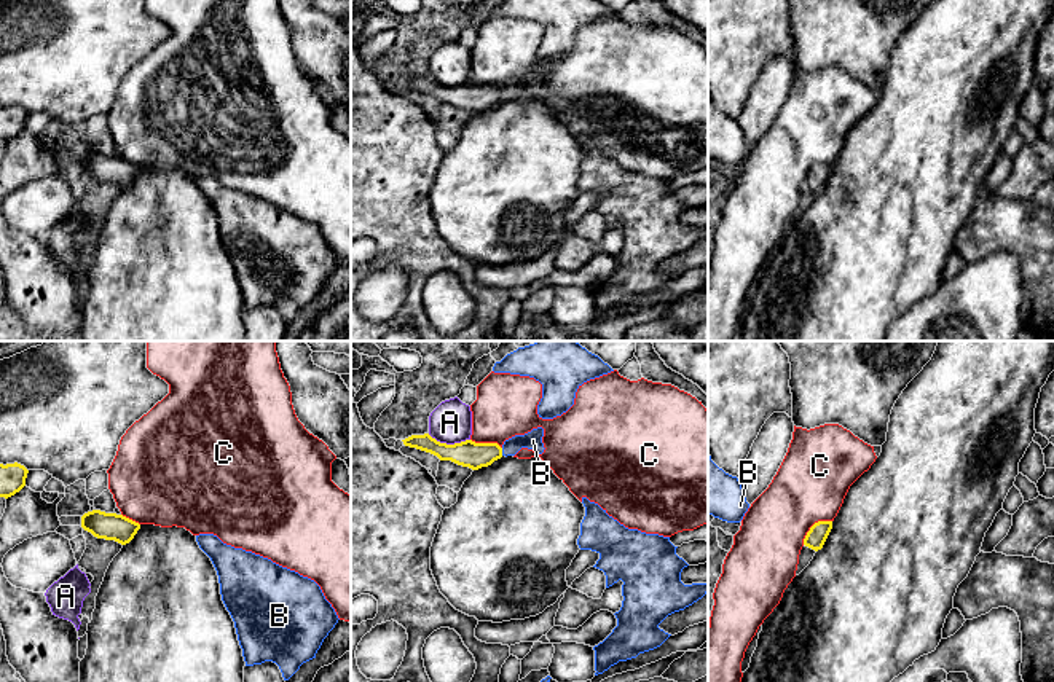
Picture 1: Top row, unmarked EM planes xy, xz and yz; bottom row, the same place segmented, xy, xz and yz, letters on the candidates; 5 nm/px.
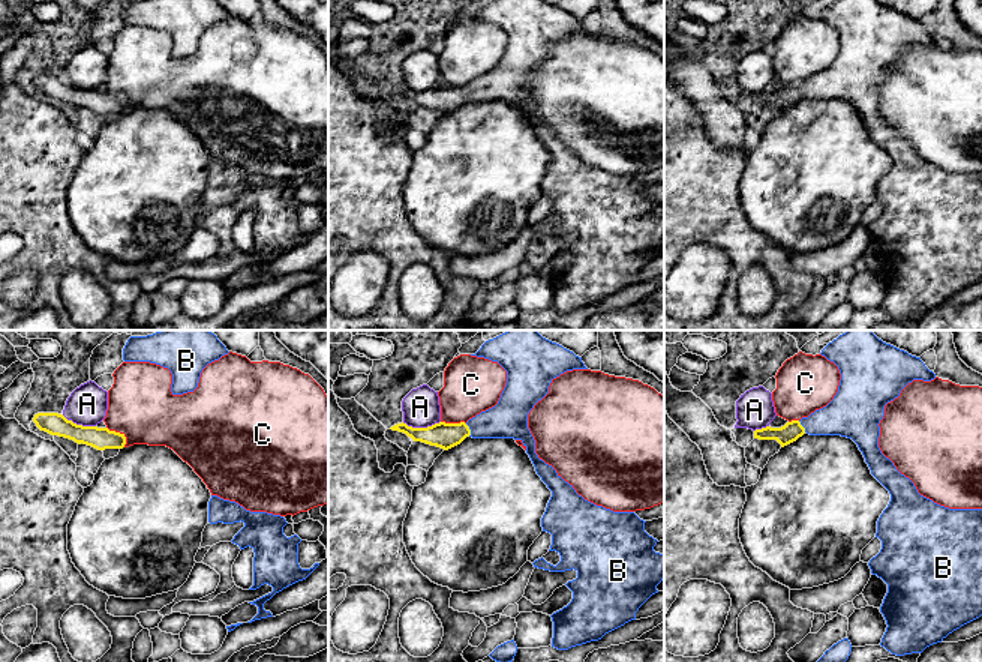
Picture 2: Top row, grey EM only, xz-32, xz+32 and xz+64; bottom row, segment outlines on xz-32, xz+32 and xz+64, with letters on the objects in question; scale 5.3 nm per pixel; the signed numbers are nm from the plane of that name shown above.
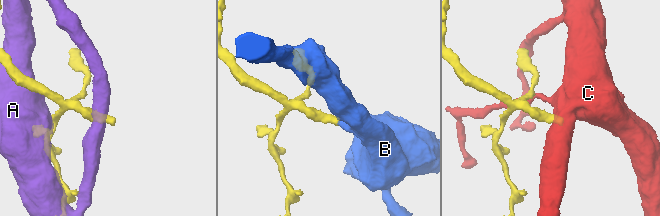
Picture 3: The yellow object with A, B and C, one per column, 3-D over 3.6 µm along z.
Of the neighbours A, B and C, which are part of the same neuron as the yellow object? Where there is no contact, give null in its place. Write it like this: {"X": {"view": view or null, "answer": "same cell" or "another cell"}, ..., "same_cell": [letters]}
{"A": {"view": "xz", "answer": "another cell"}, "B": {"view": "xz", "answer": "same cell"}, "C": {"view": "yz", "answer": "another cell"}, "same_cell": ["B"]}

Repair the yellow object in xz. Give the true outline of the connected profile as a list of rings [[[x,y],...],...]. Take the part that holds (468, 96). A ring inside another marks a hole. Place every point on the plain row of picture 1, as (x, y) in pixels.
[[[537,70],[525,78],[515,78],[504,84],[502,89],[498,86],[475,86],[466,83],[454,88],[440,86],[429,76],[411,78],[403,84],[405,89],[416,91],[437,99],[440,104],[451,104],[458,108],[478,113],[482,110],[491,108],[502,99],[515,99],[521,91],[533,92],[537,97],[544,96],[544,72]]]

